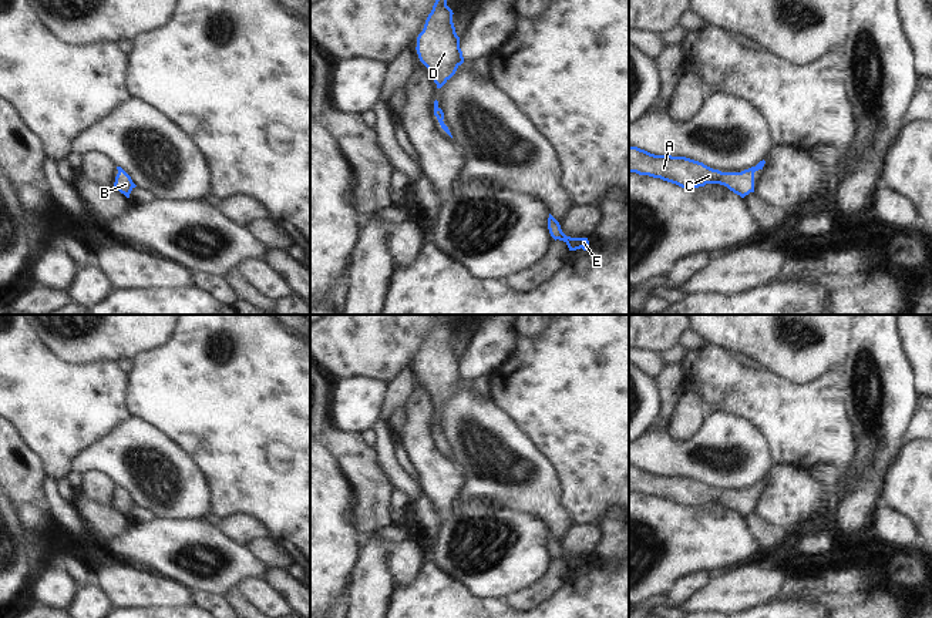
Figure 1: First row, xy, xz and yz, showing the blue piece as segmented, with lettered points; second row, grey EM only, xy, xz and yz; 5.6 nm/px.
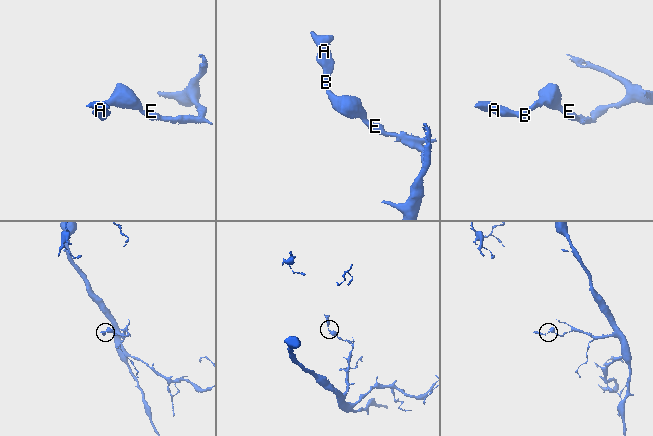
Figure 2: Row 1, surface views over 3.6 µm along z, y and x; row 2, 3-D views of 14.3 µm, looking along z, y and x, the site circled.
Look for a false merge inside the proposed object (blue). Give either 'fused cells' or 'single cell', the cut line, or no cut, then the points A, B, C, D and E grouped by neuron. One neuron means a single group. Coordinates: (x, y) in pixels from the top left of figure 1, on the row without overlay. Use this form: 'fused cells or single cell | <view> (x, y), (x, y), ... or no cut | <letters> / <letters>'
single cell | no cut | A B C D E

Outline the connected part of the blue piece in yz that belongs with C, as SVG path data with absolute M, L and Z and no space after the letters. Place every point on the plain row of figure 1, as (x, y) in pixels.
M629 466L629 491L660 497L684 508L720 503L741 517L754 511L754 491L763 488L764 483L763 478L741 491L721 491L686 476L655 474L637 466Z

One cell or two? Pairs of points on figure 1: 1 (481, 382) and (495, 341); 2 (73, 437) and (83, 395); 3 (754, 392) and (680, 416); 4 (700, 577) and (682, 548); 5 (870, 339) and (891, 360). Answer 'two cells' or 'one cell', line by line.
1: two cells
2: one cell
3: two cells
4: two cells
5: one cell

